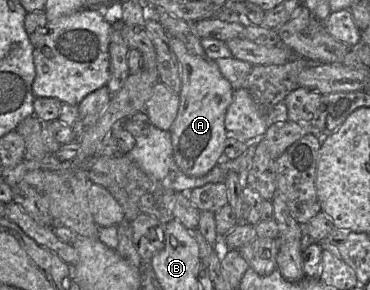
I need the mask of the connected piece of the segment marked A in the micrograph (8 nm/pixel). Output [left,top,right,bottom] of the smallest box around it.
[168,35,234,177]

